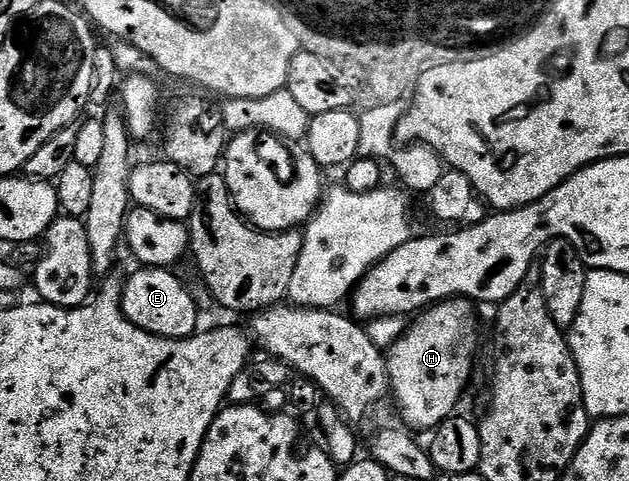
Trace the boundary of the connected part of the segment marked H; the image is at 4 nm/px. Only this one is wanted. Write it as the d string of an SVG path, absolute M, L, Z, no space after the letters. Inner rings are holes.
M460 297L434 303L432 307L420 312L414 318L417 320L406 326L404 335L399 336L392 347L388 348L385 368L389 374L391 399L397 402L397 411L402 419L400 422L406 428L429 433L456 412L453 410L460 405L461 394L473 375L473 346L477 343L476 310L478 308L473 300Z

